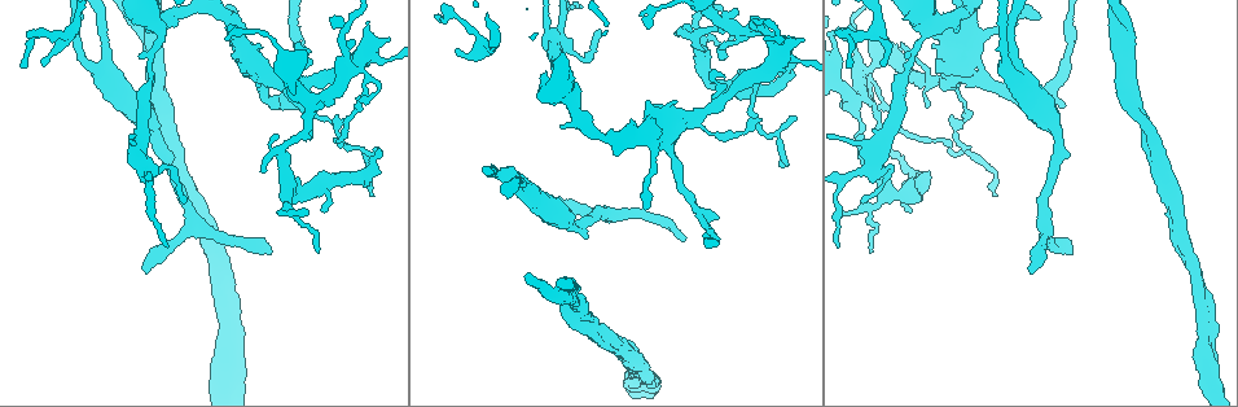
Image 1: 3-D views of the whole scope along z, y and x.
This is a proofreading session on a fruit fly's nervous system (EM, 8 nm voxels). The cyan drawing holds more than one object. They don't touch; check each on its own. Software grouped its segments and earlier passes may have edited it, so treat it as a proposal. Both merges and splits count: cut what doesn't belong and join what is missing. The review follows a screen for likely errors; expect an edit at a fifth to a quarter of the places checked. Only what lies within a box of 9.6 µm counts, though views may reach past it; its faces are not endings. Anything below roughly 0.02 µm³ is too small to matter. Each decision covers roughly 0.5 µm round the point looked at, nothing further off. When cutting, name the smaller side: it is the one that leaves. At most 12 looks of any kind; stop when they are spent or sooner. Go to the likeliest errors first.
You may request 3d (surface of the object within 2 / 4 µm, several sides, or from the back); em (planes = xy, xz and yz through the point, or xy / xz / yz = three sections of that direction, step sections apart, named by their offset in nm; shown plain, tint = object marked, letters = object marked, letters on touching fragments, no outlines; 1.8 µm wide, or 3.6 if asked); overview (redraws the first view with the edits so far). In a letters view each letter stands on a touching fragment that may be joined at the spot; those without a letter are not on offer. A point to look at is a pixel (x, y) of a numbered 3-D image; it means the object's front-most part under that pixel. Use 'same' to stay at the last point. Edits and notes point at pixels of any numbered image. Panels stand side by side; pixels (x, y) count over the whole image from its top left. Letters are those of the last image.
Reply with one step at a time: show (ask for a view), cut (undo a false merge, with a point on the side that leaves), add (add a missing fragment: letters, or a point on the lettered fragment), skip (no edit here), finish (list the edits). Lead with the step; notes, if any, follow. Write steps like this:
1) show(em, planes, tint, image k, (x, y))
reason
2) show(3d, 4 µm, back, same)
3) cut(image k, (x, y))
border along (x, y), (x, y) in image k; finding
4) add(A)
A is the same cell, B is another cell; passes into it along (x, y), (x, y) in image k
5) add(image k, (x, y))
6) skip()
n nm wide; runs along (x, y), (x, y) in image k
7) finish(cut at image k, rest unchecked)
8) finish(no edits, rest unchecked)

show(3d, 2 µm, back, image 1, (144, 269))
an open end

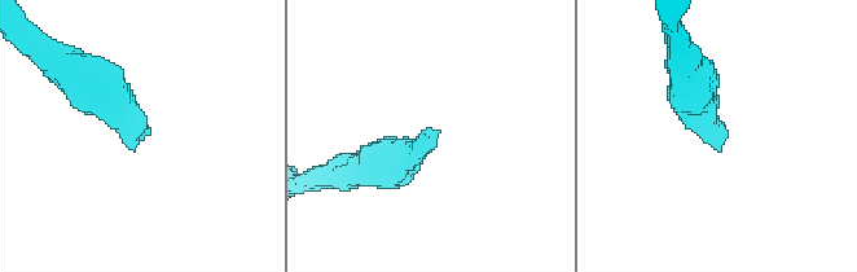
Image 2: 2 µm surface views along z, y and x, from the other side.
show(em, planes, tint, image 2, (138, 143))

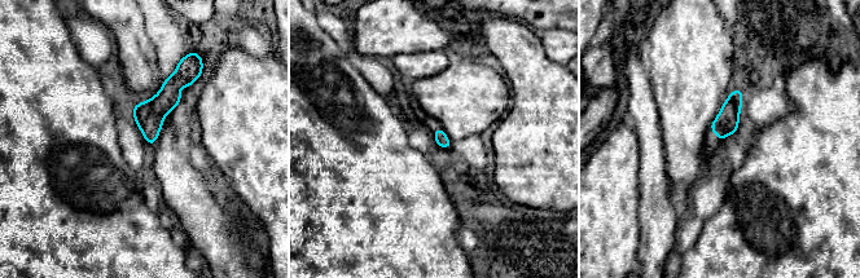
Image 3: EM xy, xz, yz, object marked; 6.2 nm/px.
show(em, planes, letters, same)

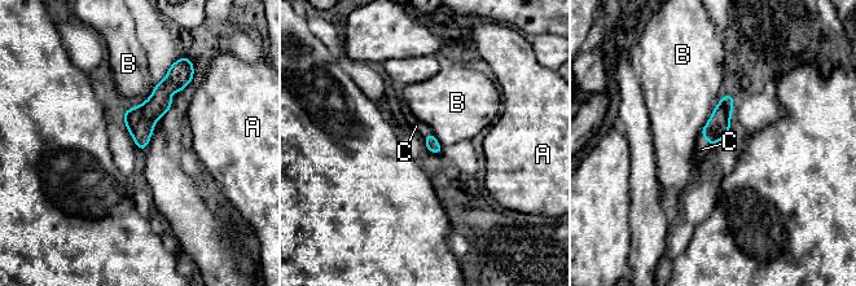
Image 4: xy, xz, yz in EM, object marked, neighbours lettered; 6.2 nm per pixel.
add(C)
B touches over 300 nm; C is the same cell, A and B are other cells; it goes on there

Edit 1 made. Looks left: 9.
show(overview)
see it whole again

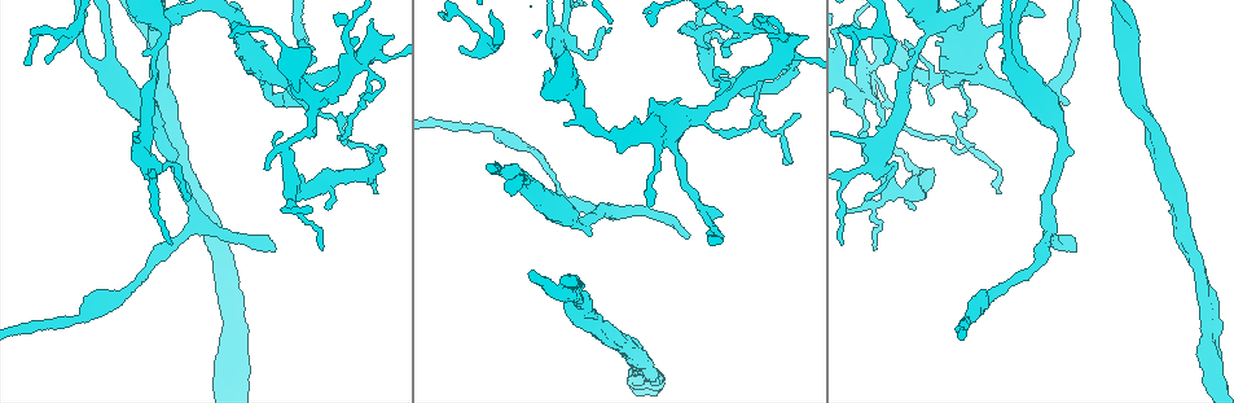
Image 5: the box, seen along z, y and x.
show(em, xz, step 4, letters, image 5, (460, 48))
thin end

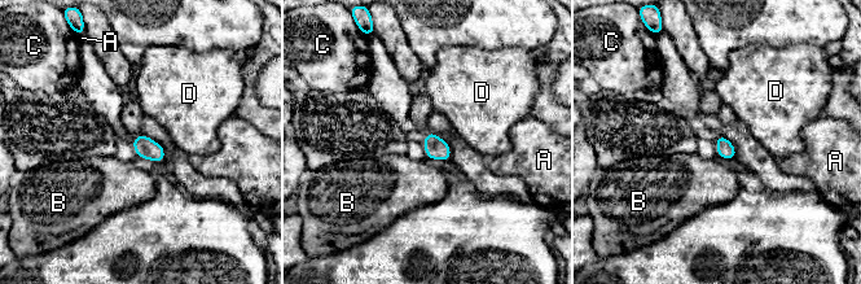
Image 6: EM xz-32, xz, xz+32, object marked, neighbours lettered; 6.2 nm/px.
show(em, planes, letters, same)
another direction

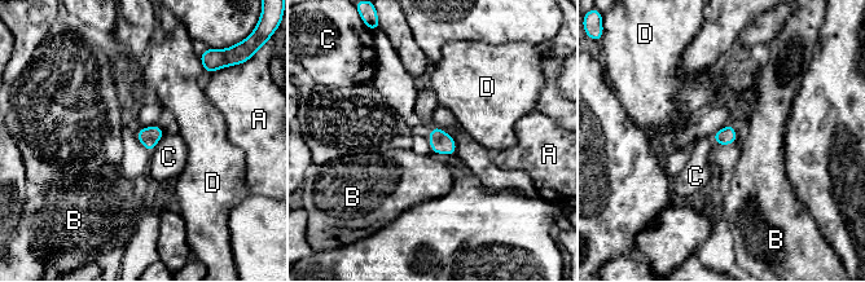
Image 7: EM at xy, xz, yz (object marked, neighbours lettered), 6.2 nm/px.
skip()
A, B, C and D are other cells; border along (443, 131), (452, 137), (456, 154) in image 7; none of them fits

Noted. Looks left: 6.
show(em, xz, step 8, tint, image 5, (275, 252))
free end

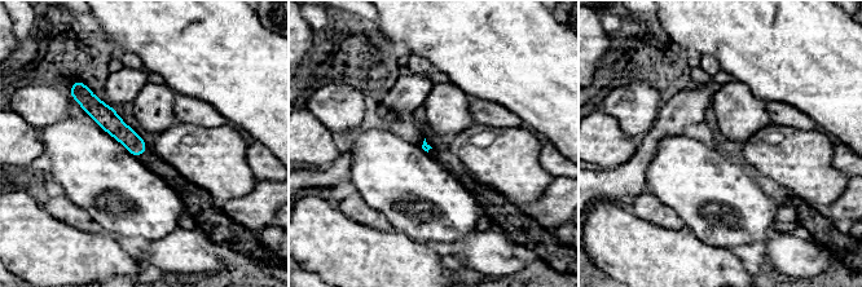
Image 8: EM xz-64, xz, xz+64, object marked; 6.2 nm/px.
show(em, planes, letters, same)

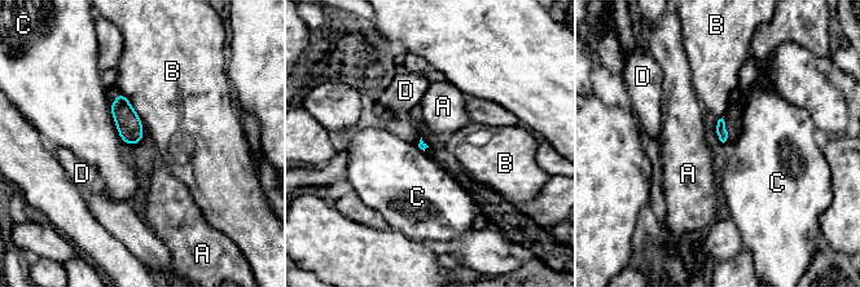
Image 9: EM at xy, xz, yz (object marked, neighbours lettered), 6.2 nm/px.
skip()
A, B, C and D are other cells; none of them fits

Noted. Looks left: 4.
show(3d, 4 µm, image 5, (860, 100))
arms part here

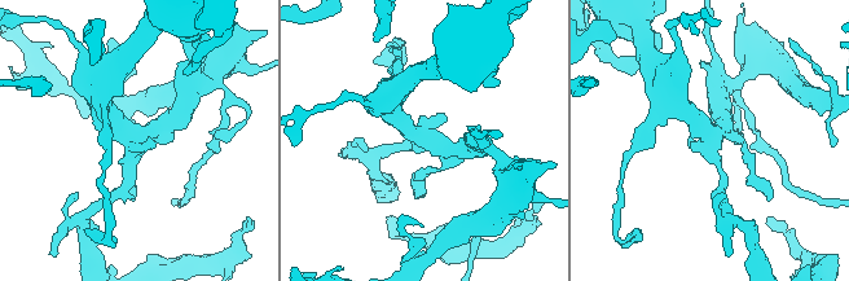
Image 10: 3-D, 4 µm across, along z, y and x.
show(em, planes, tint, image 10, (135, 141))

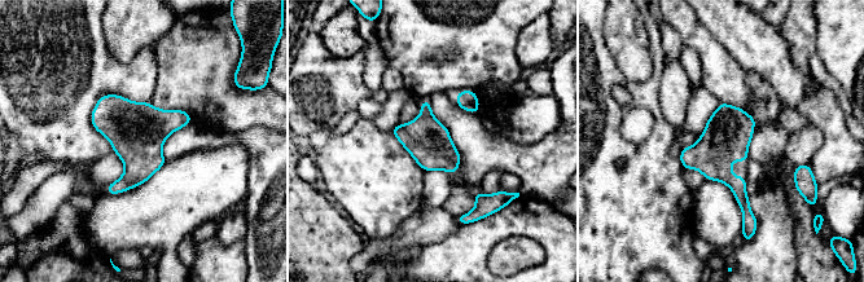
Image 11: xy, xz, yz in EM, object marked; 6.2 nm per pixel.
show(em, planes, letters, same)

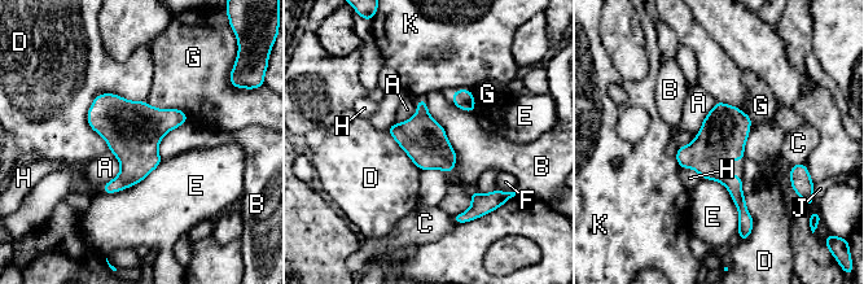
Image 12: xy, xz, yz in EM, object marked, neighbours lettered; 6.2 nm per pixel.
skip()
A, B, C, D, E, F, G, H, J and K are other cells; border along (425, 101), (455, 152), (451, 173) in image 12; continuous, no second neuron

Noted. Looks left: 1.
finish(add at image 4, rest unchecked)

